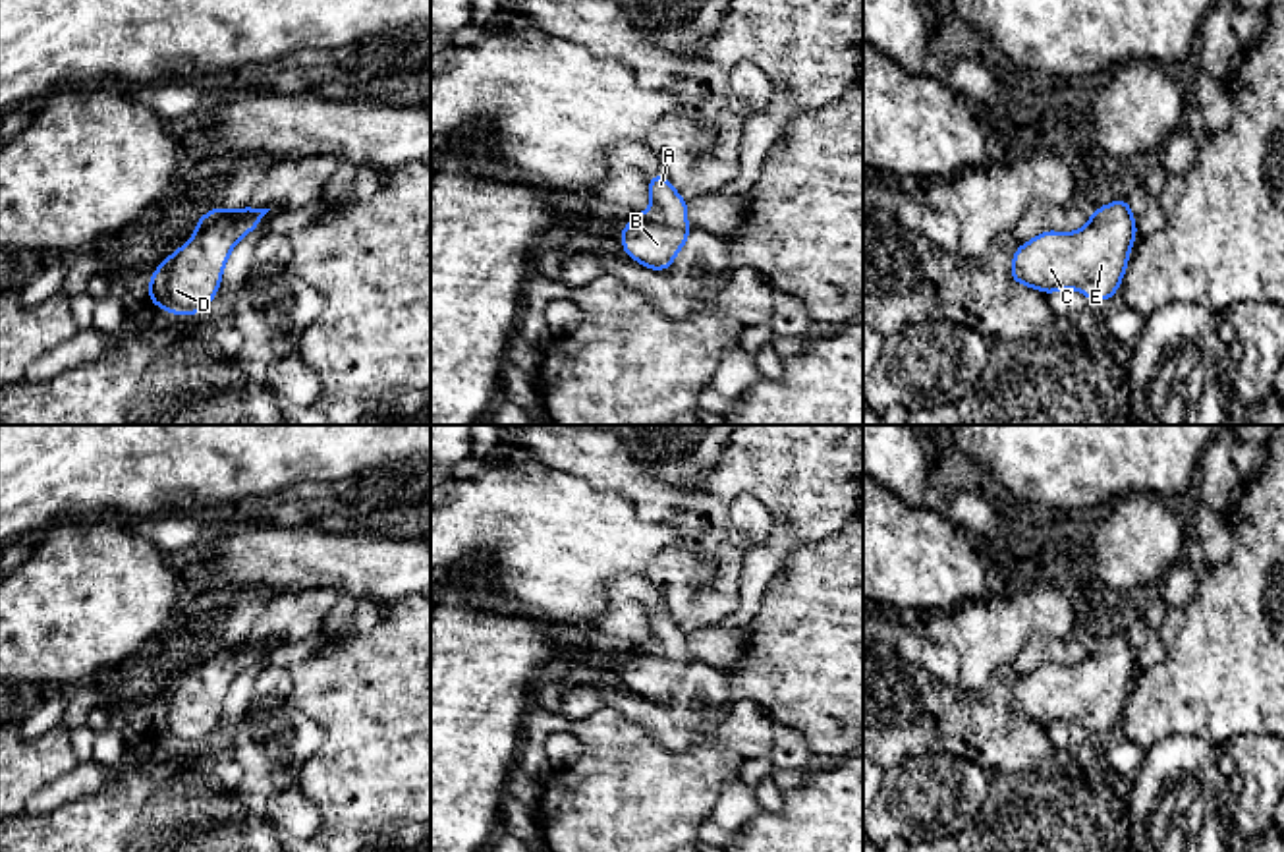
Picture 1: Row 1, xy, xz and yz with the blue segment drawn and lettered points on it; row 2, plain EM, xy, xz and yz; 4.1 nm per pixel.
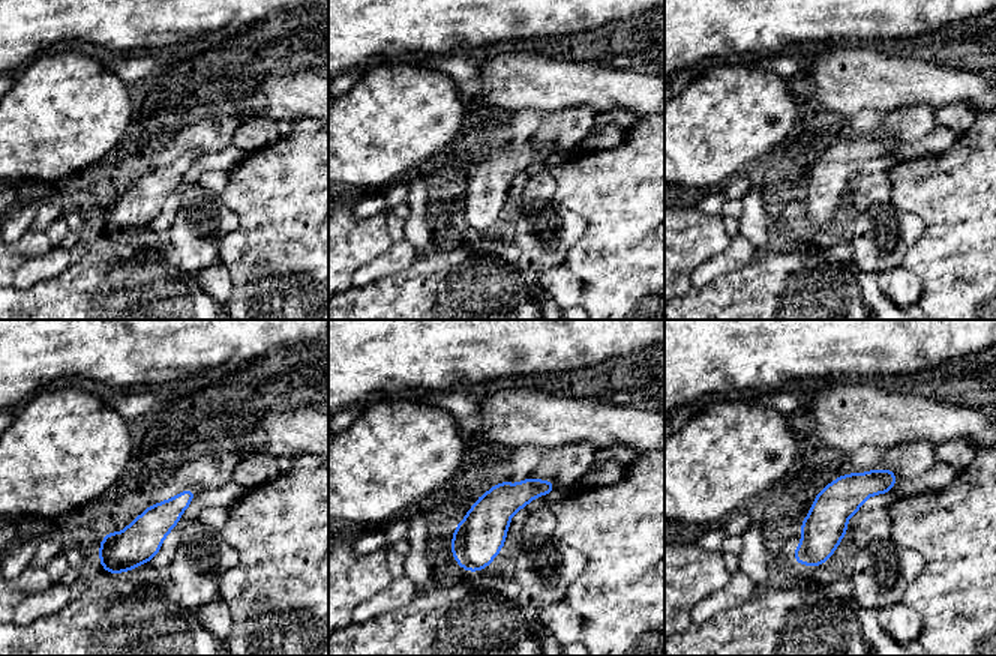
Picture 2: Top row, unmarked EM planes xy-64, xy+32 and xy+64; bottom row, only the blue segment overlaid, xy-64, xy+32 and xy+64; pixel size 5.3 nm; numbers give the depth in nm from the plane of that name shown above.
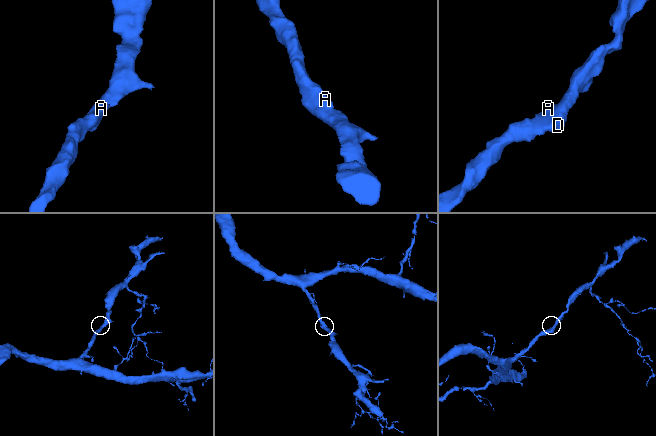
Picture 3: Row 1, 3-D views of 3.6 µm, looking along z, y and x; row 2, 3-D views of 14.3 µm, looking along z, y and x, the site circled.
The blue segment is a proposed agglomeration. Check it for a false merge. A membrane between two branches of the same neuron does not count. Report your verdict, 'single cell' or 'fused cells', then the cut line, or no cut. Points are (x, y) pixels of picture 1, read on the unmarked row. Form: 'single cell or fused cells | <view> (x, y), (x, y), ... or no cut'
single cell | no cut

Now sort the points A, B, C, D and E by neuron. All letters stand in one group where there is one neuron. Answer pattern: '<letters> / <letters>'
A B C D E

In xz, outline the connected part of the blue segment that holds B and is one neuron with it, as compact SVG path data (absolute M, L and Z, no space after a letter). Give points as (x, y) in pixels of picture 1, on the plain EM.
M664 607L647 611L651 641L635 645L629 659L620 661L624 686L651 703L670 703L674 690L689 670L687 634Z

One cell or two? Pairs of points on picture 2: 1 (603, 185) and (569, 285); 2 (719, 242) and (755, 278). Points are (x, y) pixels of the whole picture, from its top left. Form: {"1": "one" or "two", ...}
{"1": "two", "2": "two"}

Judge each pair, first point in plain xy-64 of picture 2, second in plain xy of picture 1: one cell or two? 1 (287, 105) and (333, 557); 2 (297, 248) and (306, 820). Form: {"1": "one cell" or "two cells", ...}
{"1": "one cell", "2": "two cells"}

